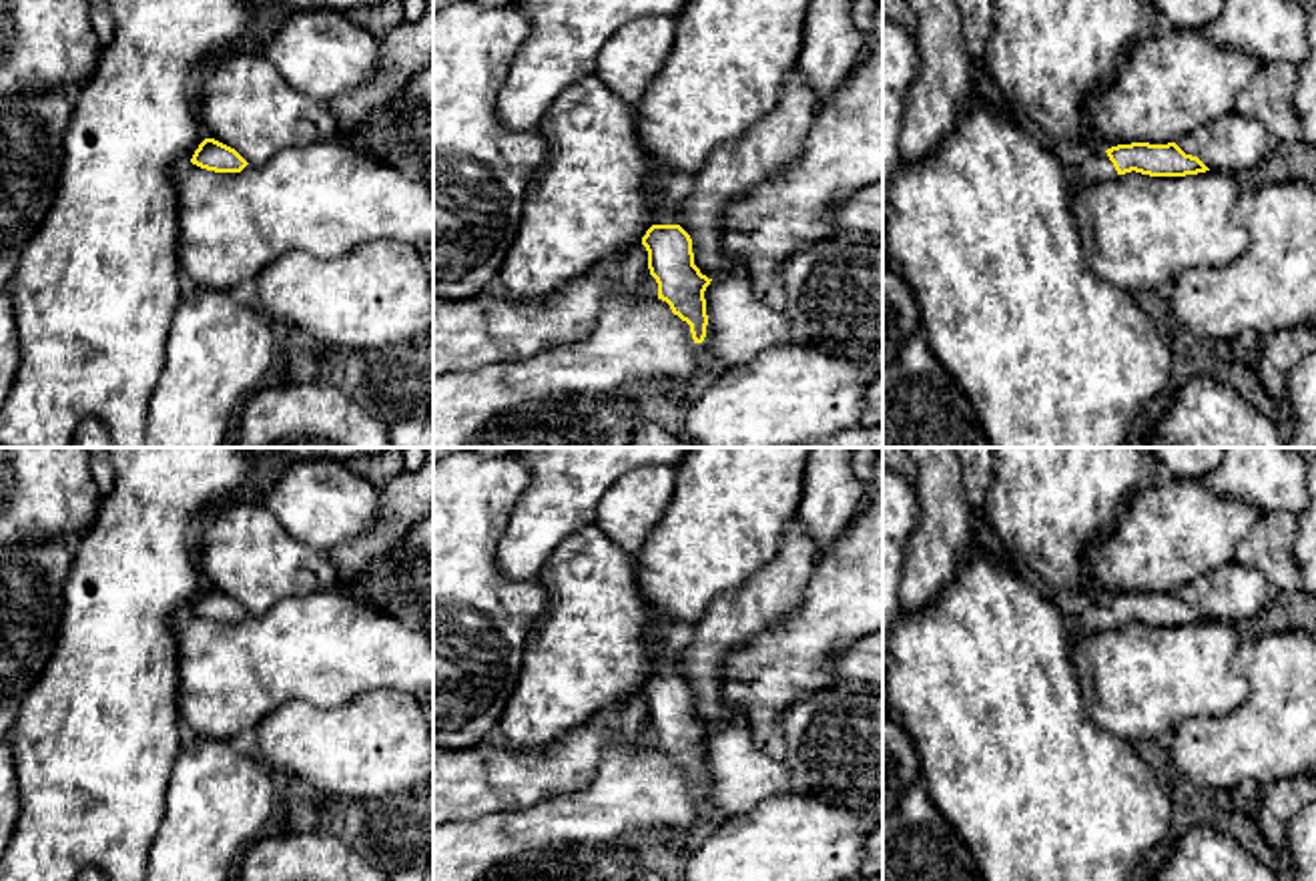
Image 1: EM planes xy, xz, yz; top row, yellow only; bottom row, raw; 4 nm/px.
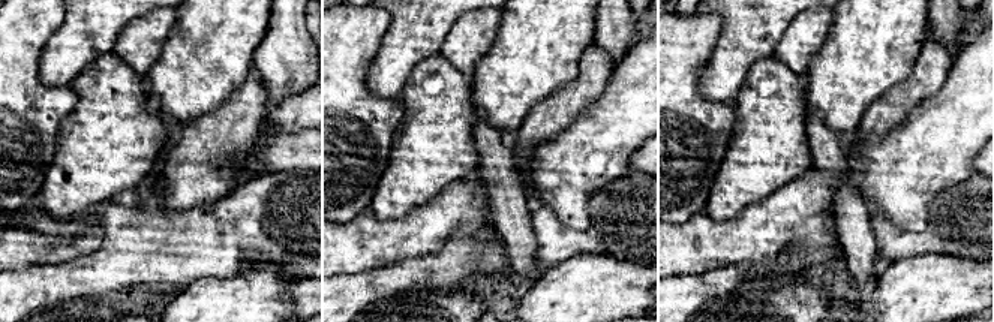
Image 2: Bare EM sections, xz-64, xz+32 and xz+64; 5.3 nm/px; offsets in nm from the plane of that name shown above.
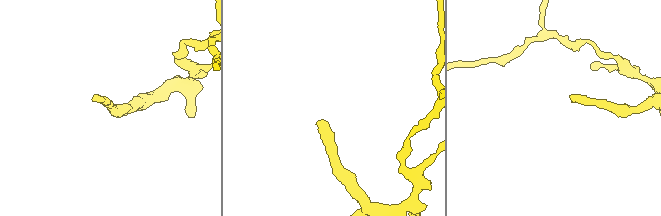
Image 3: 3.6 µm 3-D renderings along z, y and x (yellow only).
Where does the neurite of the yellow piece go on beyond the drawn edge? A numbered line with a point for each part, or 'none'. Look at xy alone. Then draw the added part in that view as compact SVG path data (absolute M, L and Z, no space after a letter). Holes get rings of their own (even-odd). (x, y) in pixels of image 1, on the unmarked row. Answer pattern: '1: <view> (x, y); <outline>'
none

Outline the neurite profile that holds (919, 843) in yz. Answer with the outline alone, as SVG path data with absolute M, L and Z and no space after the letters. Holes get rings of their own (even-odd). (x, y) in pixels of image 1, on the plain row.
M923 775L907 787L895 815L883 819L883 881L985 881L965 841L933 803Z

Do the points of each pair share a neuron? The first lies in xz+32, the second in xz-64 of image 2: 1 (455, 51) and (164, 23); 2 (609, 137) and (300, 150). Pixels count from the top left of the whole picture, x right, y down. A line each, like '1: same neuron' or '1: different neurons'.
1: same neuron
2: different neurons

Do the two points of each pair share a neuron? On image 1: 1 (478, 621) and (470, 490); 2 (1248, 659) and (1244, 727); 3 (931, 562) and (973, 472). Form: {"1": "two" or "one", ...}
{"1": "one", "2": "one", "3": "two"}

